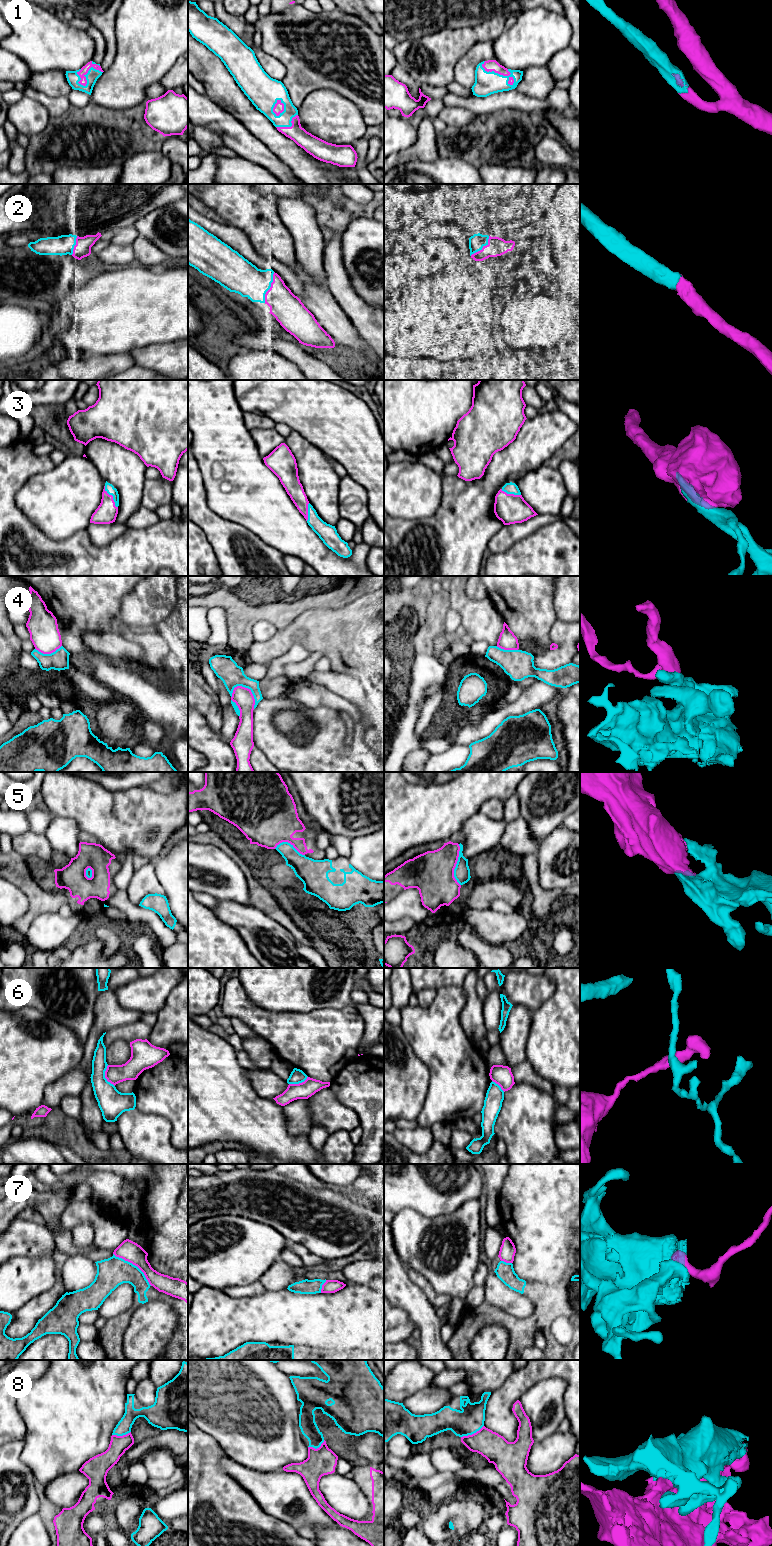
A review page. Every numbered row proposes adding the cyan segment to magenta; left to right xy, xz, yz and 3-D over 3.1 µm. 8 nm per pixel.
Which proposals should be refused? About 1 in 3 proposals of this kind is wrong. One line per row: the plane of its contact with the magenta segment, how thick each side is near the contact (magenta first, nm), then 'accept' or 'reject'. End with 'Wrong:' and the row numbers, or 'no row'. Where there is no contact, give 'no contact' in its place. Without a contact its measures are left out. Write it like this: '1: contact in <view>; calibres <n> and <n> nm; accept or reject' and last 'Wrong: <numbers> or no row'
1: contact in yz; calibres 100 and 190 nm; accept
2: contact in xz; calibres 240 and 280 nm; accept
3: contact in xy; calibres 170 and 70 nm; accept
4: contact in xz; calibres 160 and 190 nm; reject
5: contact in yz; calibres 360 and 130 nm; accept
6: contact in xy; calibres 150 and 220 nm; reject
7: contact in xy; calibres 160 and 240 nm; reject
8: contact in yz; calibres 220 and 220 nm; accept
Wrong: 4, 6, 7

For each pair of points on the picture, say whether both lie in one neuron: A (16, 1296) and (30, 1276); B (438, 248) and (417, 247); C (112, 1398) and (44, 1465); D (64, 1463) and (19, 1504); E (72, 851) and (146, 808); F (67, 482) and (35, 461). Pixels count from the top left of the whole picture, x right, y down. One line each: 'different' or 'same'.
A: same
B: same
C: same
D: different
E: different
F: different

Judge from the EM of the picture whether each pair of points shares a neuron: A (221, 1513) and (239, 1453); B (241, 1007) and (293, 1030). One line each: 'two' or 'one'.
A: two
B: one

